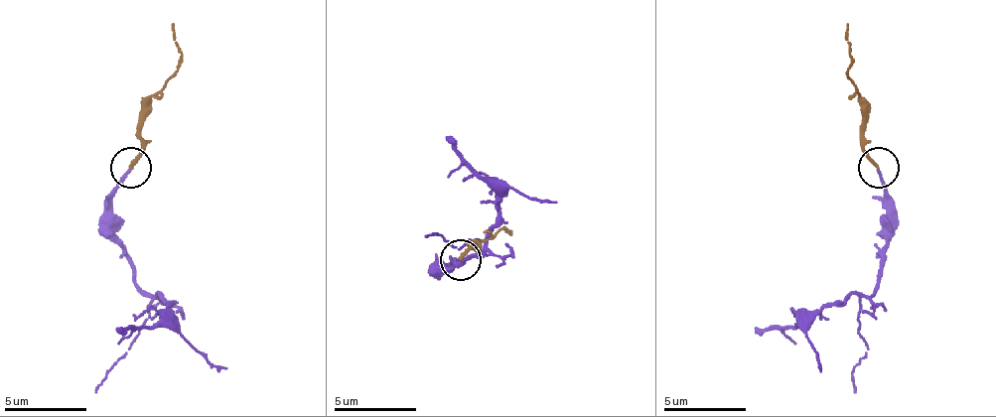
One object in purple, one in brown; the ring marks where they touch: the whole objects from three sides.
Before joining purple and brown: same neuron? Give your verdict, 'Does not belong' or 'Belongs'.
Belongs

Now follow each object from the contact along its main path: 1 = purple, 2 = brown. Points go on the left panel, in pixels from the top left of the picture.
1: (129, 168), (113, 197), (113, 242), (142, 287), (167, 304), (179, 333), (212, 365), (228, 369)
2: (129, 168), (142, 143), (142, 106), (175, 69), (179, 58), (171, 25)

